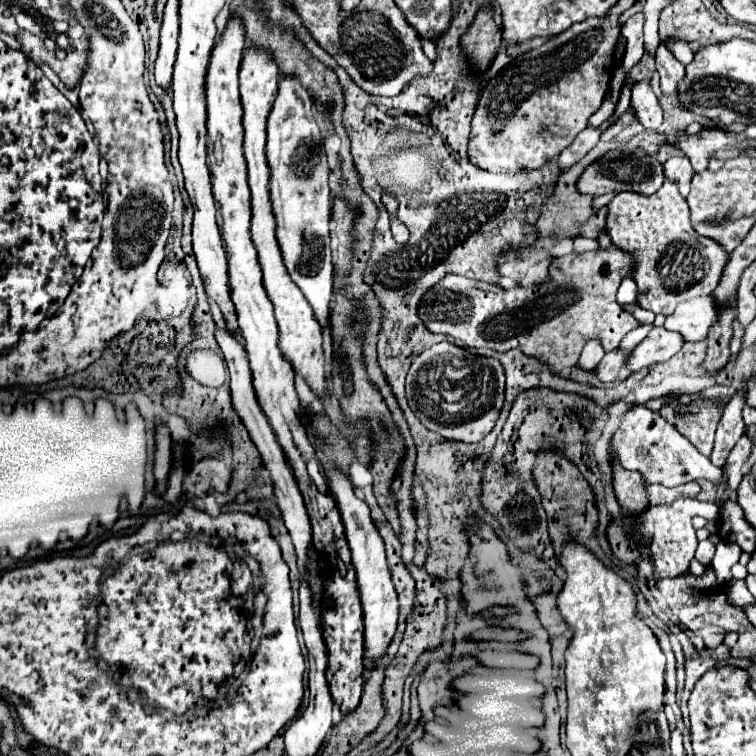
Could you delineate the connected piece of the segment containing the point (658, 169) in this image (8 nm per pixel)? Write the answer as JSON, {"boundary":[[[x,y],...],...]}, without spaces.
{"boundary":[[[634,150],[632,154],[624,154],[624,152],[604,154],[600,160],[590,164],[590,168],[586,168],[586,172],[580,176],[578,190],[590,192],[594,196],[600,196],[606,192],[624,192],[624,190],[632,190],[640,194],[654,194],[656,190],[662,188],[662,184],[664,184],[662,164],[656,158],[648,156],[644,150]]]}

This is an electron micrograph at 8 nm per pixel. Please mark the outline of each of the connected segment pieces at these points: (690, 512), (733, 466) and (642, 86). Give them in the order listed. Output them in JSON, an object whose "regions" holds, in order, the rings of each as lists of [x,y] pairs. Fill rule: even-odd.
{"regions":[[[[678,498],[672,506],[652,506],[640,520],[612,520],[608,526],[608,540],[612,546],[612,552],[622,562],[636,562],[640,556],[652,554],[654,558],[654,576],[680,576],[680,572],[688,570],[690,560],[696,552],[696,530],[692,528],[694,516],[704,518],[716,518],[718,506],[710,502],[700,502],[692,498]]],[[[744,434],[744,436],[738,440],[738,444],[732,448],[732,452],[728,454],[726,464],[724,464],[724,470],[726,470],[726,474],[728,474],[728,490],[724,492],[722,502],[728,500],[728,498],[732,498],[732,496],[736,494],[736,488],[740,486],[742,476],[744,476],[742,468],[744,468],[748,456],[750,456],[750,450],[752,450],[752,442],[750,442],[750,440],[746,438],[746,434]]],[[[650,76],[644,78],[642,82],[636,82],[632,88],[632,108],[636,108],[636,118],[638,122],[648,128],[656,130],[662,124],[662,108],[648,84]]]]}

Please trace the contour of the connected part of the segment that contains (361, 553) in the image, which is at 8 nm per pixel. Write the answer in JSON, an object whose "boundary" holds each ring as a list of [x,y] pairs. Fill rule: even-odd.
{"boundary":[[[330,468],[328,470],[328,480],[332,484],[332,492],[338,500],[342,522],[346,528],[346,540],[348,548],[352,552],[352,566],[356,570],[356,582],[358,582],[358,592],[362,600],[362,620],[364,620],[364,652],[366,652],[366,670],[364,670],[364,682],[370,678],[370,672],[374,670],[376,662],[386,654],[392,636],[396,632],[396,620],[398,620],[398,598],[396,590],[390,578],[388,562],[386,562],[386,552],[384,552],[384,542],[382,536],[378,534],[378,528],[374,520],[370,518],[370,508],[364,500],[360,500],[354,492],[352,480],[340,470],[340,468]]]}

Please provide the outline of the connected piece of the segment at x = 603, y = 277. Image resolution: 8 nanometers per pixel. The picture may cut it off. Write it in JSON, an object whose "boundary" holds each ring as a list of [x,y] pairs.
{"boundary":[[[612,244],[608,248],[598,248],[592,252],[554,258],[550,264],[552,284],[536,286],[530,290],[524,286],[504,290],[502,286],[496,286],[496,284],[448,274],[440,284],[436,284],[436,288],[432,288],[432,292],[424,294],[424,300],[420,304],[420,318],[424,320],[430,332],[448,334],[456,340],[462,340],[464,346],[492,348],[496,352],[508,352],[510,348],[520,348],[524,350],[524,354],[540,358],[550,366],[552,372],[560,374],[578,362],[580,352],[588,340],[598,338],[604,350],[610,352],[622,342],[622,338],[630,330],[640,326],[638,320],[616,302],[616,290],[620,282],[624,278],[634,278],[632,264],[634,264],[634,254],[622,248],[614,248]]]}

